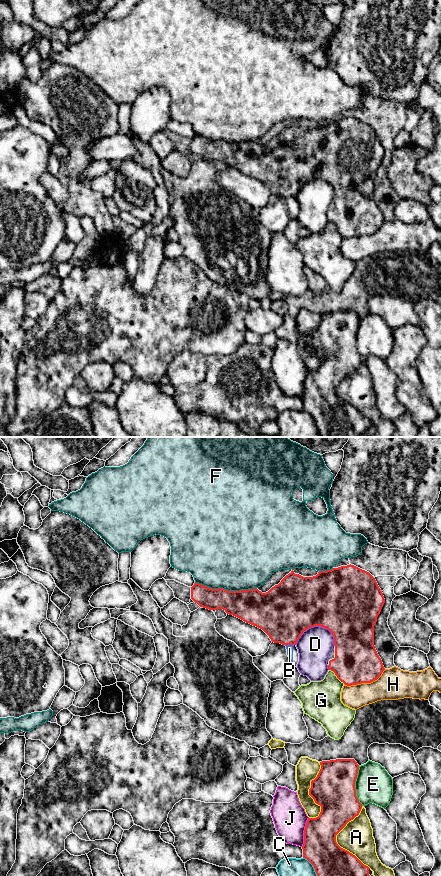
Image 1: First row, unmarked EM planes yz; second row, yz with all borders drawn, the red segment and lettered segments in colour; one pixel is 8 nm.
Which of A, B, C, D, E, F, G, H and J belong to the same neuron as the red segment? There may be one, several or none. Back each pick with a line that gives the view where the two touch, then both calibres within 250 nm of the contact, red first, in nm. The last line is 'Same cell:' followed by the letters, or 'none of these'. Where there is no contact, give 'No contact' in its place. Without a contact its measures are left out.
Same cell: none of these

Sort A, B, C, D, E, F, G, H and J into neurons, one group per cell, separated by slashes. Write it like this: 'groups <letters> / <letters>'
groups A / B / C / D / E / F / G / H / J

